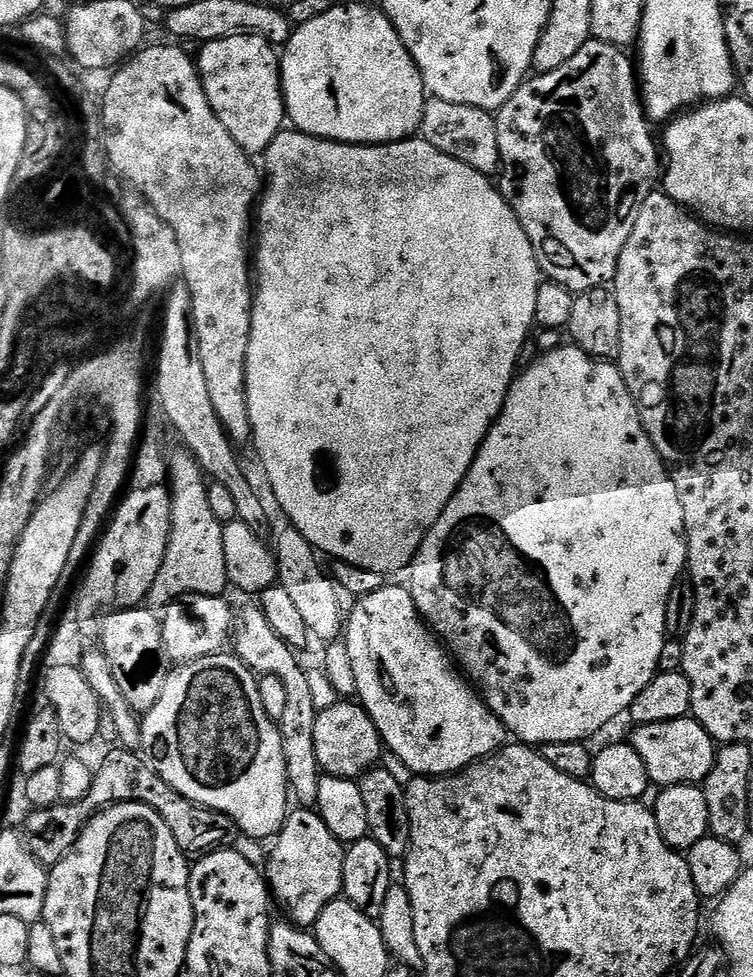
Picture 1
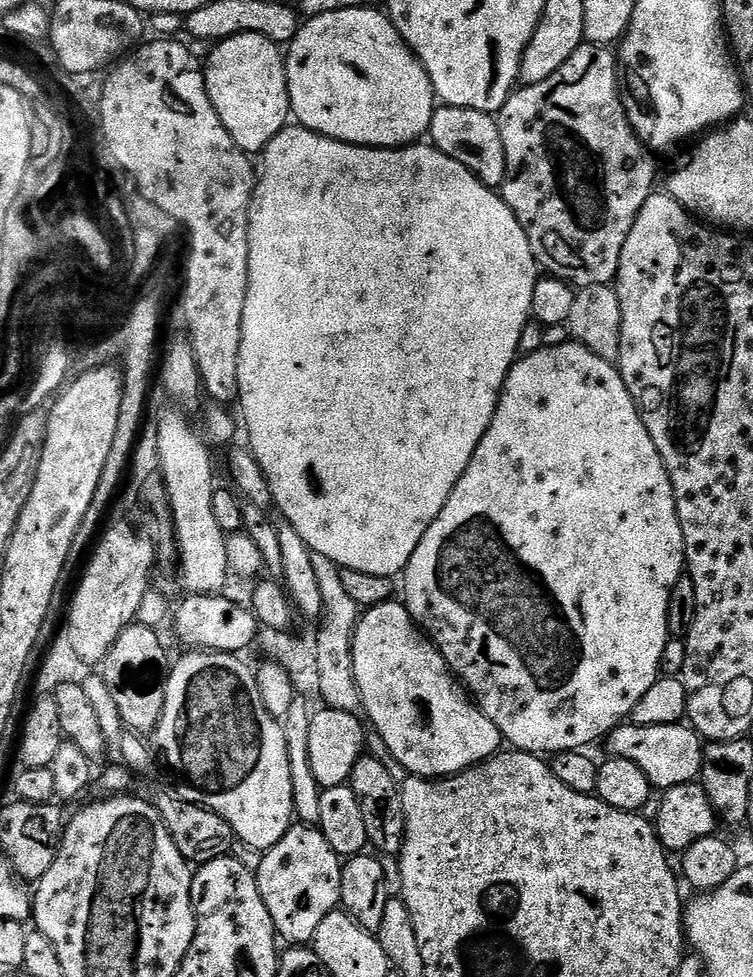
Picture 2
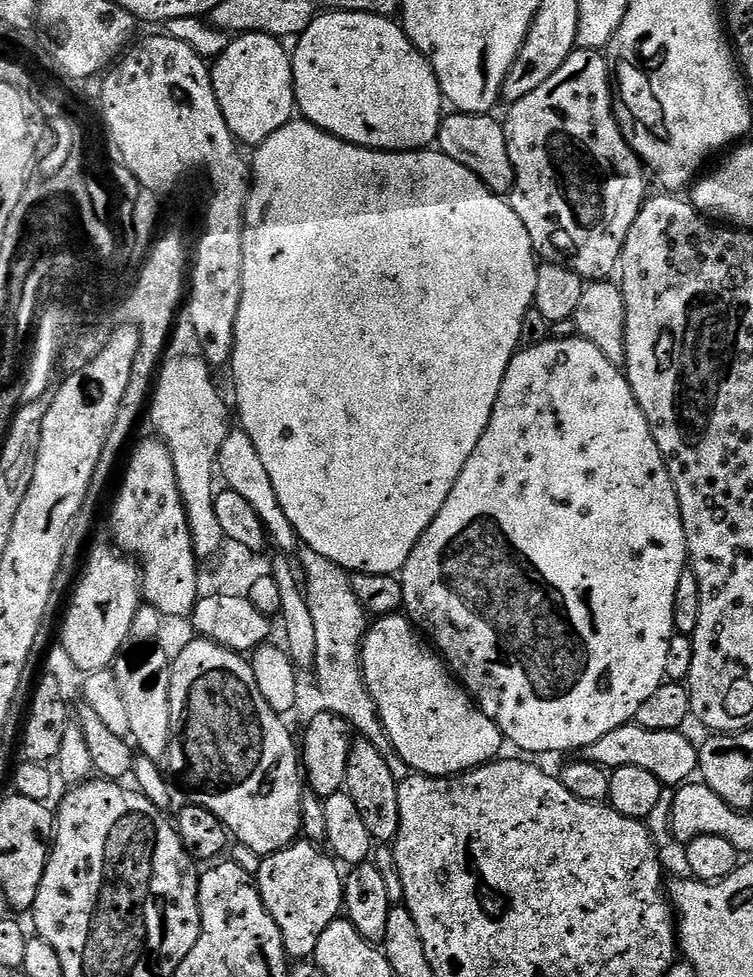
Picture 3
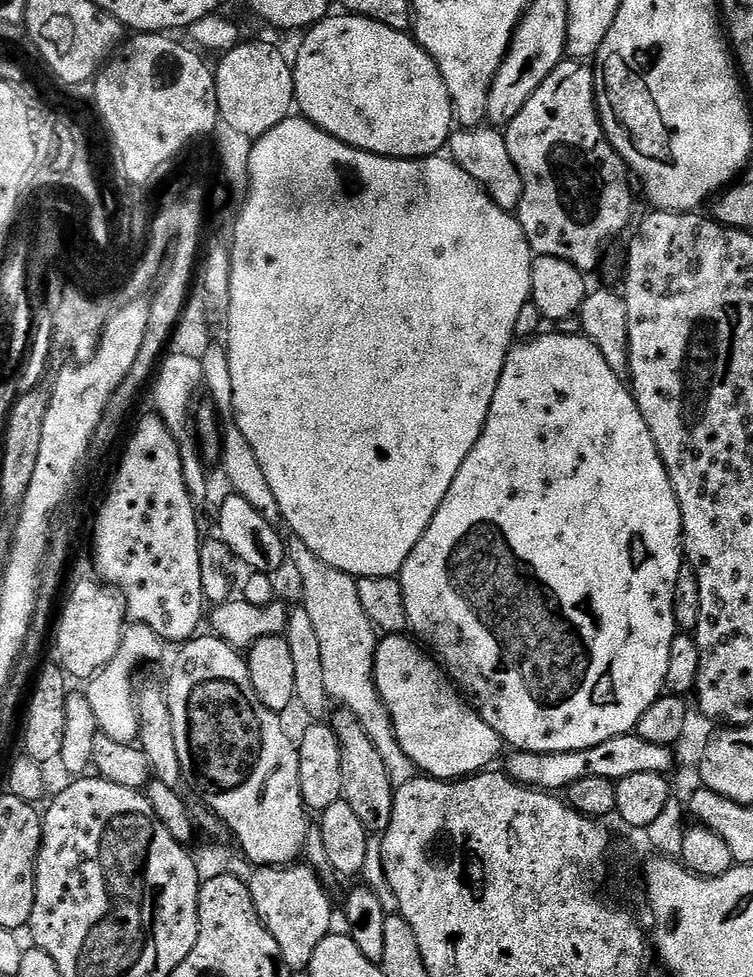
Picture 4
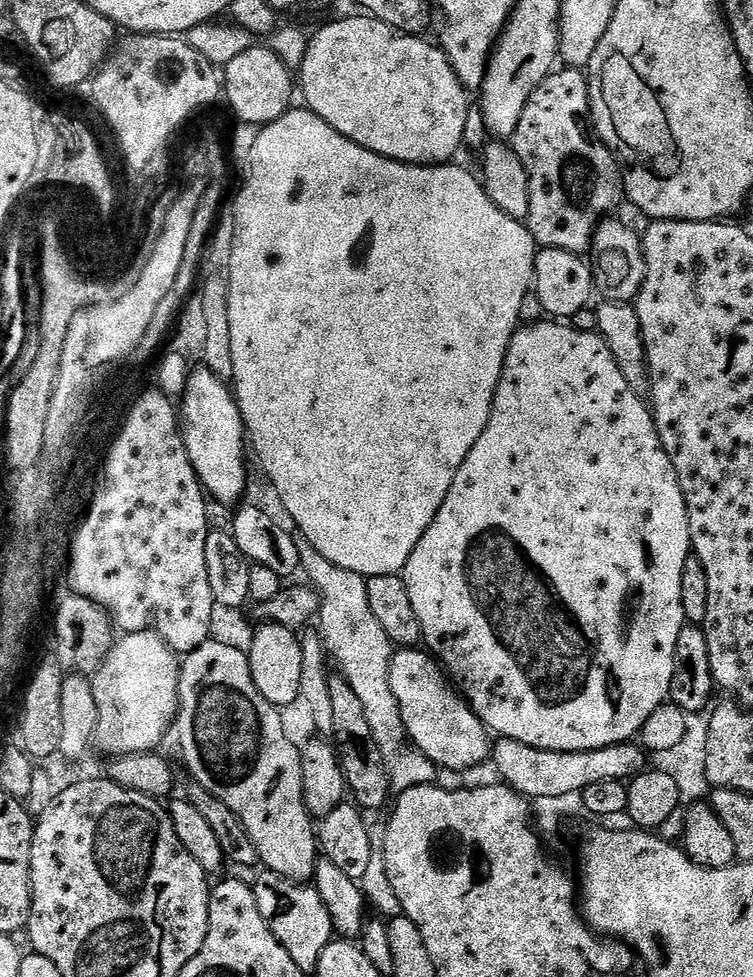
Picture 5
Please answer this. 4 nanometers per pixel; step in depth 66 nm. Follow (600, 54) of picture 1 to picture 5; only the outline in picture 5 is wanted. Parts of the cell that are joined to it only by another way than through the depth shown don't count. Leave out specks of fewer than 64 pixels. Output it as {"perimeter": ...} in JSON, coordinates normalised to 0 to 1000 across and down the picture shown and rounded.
{"perimeter":[[[749,68],[734,73],[732,78],[722,81],[720,88],[704,96],[704,104],[699,104],[693,121],[688,121],[688,133],[683,133],[677,150],[688,158],[688,162],[693,162],[693,170],[699,170],[699,182],[704,182],[704,219],[699,226],[699,237],[717,254],[780,259],[798,225],[811,222],[817,218],[813,216],[823,208],[830,208],[825,165],[811,151],[802,150],[784,138],[782,119],[781,79],[772,71]]]}

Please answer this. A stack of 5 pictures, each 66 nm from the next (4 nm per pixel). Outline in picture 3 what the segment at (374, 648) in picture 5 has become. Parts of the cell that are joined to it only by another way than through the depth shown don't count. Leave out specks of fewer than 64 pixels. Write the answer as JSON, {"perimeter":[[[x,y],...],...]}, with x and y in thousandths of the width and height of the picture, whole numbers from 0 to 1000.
{"perimeter":[[[400,560],[397,569],[401,603],[408,611],[412,629],[417,633],[421,665],[417,699],[428,710],[432,729],[453,733],[477,756],[491,758],[497,768],[513,776],[513,784],[518,784],[518,792],[523,792],[527,800],[537,798],[544,792],[543,784],[529,772],[529,768],[523,768],[489,704],[483,701],[483,687],[478,685],[478,662],[483,659],[483,648],[489,645],[491,635],[470,608],[467,590],[454,579],[438,575],[438,571],[428,571],[428,567],[416,561]]]}

